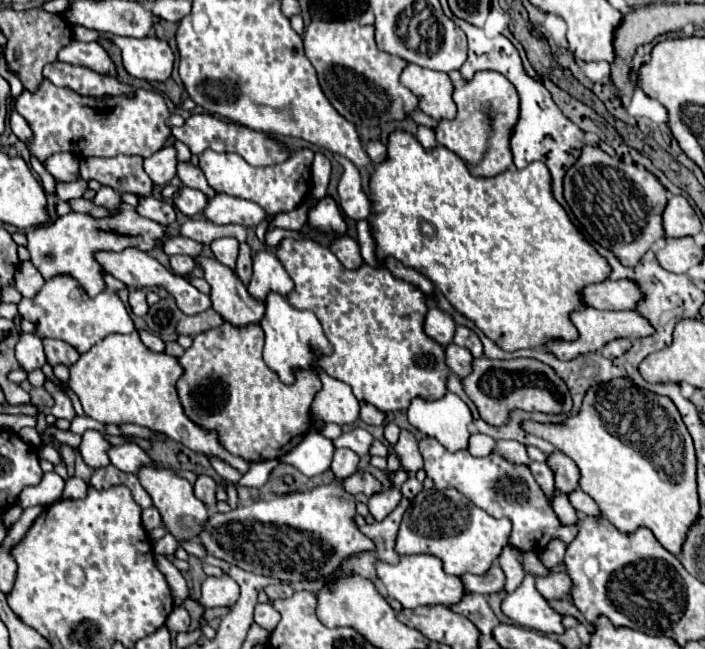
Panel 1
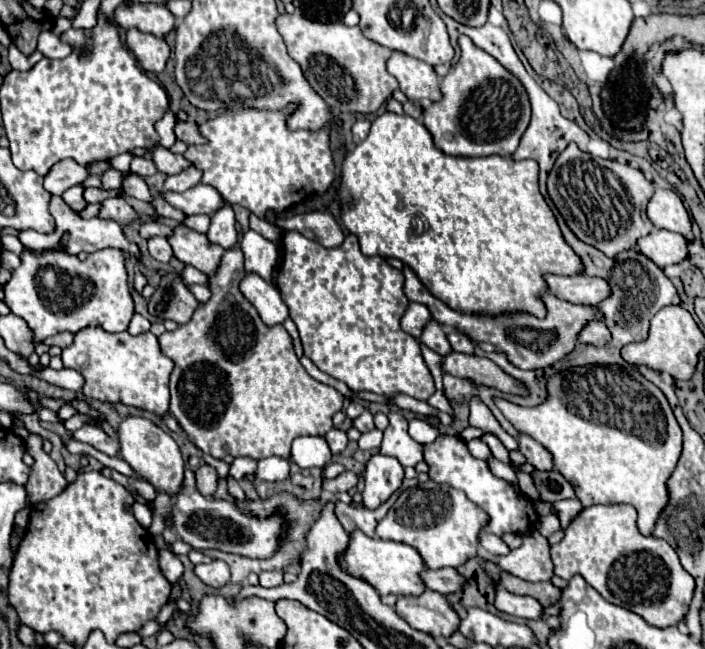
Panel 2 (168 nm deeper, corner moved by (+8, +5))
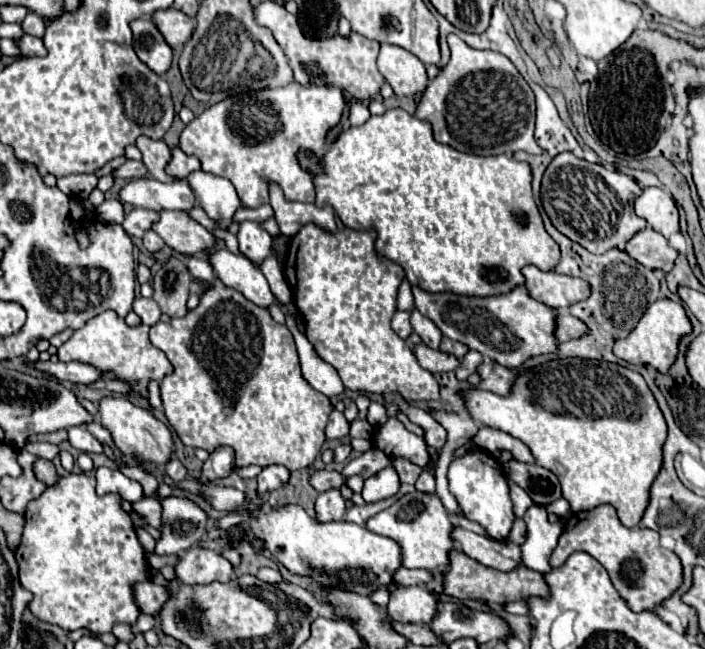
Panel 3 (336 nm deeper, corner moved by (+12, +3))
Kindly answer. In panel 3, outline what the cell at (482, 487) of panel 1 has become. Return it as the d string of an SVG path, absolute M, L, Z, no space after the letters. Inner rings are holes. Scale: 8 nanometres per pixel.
M470 450L466 456L452 460L448 468L448 484L450 494L456 498L468 520L478 522L490 538L506 540L516 516L506 486L506 474L500 462L488 450Z

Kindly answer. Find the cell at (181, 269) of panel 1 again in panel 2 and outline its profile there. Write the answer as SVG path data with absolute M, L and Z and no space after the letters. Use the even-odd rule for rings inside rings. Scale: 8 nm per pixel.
M154 236L148 240L148 250L150 250L150 256L156 258L158 262L168 262L174 254L172 254L172 246L168 244L166 238L162 236Z

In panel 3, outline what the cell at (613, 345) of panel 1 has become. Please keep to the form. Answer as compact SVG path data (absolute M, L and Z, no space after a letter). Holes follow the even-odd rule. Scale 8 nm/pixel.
M558 312L556 316L556 338L558 342L568 342L568 340L574 340L574 338L582 338L588 334L588 326L572 316L570 312Z

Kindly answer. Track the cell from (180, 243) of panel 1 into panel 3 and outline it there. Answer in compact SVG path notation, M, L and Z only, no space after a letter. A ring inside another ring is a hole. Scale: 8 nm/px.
M134 208L122 222L122 228L134 236L134 238L142 238L146 230L150 230L154 224L158 222L158 212L154 210L144 210L144 208Z

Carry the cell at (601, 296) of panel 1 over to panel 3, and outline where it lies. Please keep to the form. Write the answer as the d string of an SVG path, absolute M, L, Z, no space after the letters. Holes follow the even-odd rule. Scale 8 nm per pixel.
M524 266L522 274L526 278L526 288L532 298L556 310L566 310L592 294L590 284L582 278L572 278L556 272L542 272L536 266Z

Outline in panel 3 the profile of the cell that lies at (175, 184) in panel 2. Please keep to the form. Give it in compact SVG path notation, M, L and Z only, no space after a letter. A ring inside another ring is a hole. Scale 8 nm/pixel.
M178 146L172 148L172 160L166 166L166 174L184 180L188 174L200 170L200 160L196 156L186 156Z

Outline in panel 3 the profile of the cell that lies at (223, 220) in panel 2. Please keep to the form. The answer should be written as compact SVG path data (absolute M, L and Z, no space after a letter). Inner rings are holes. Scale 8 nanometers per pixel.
M202 170L190 174L186 180L192 186L198 204L204 208L204 212L216 222L218 228L226 230L232 224L234 212L240 208L240 200L236 196L234 186L226 178L204 174Z

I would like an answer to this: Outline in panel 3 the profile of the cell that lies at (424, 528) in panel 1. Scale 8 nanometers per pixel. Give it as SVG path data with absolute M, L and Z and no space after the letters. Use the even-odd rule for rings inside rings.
M426 492L406 494L390 508L372 516L366 528L398 542L398 546L402 548L404 568L426 568L426 570L444 568L450 564L450 552L456 548L456 542L450 536L454 524L450 522L450 514L444 508L438 494L426 494Z

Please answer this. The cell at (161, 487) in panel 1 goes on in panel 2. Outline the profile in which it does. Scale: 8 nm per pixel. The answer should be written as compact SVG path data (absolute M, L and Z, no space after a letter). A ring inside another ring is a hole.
M126 416L118 426L118 442L120 442L120 456L132 466L136 474L146 478L156 490L168 492L170 496L182 490L184 480L184 460L176 440L158 428L154 422L142 416Z

